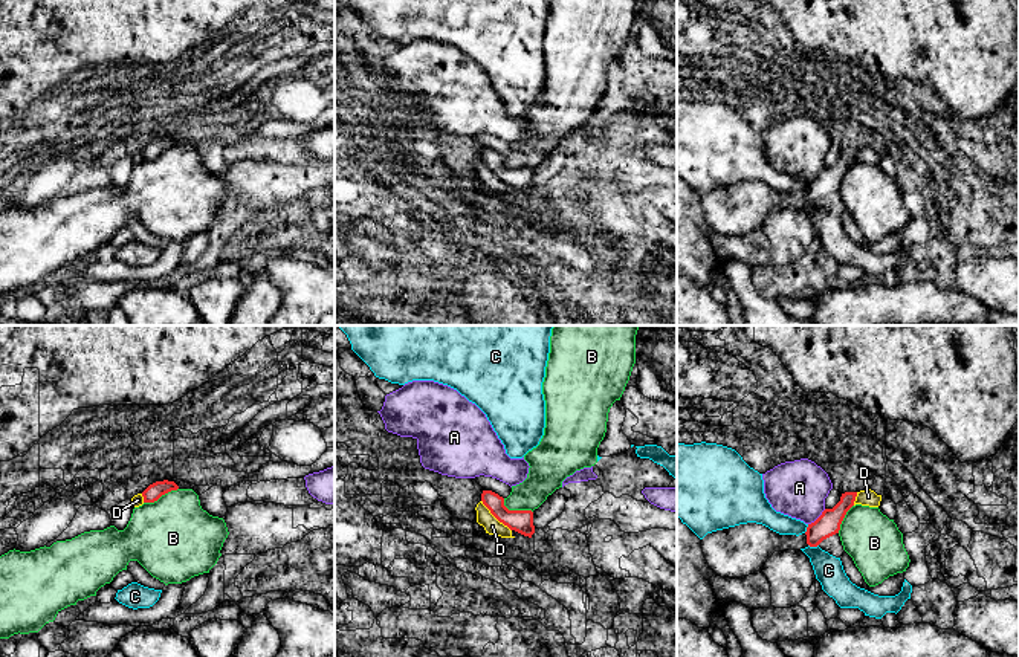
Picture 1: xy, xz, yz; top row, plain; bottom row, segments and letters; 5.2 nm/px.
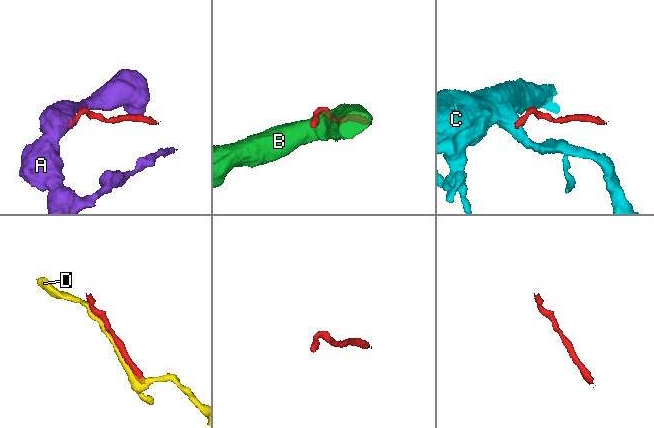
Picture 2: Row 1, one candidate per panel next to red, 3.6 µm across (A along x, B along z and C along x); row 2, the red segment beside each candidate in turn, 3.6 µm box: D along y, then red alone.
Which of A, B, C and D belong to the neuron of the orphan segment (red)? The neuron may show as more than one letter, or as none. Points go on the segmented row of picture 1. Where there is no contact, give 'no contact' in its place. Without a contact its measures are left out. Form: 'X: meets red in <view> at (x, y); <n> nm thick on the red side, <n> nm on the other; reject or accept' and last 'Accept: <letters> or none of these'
A: meets red in yz at (818, 518); 120 nm thick on the red side, 300 nm on the other; reject
B: meets red in xz at (515, 511); 120 nm thick on the red side, 190 nm on the other; reject
C: meets red in yz at (813, 546); 120 nm thick on the red side, 150 nm on the other; reject
D: meets red in xz at (495, 517); 120 nm thick on the red side, 90 nm on the other; reject
Accept: none of these

